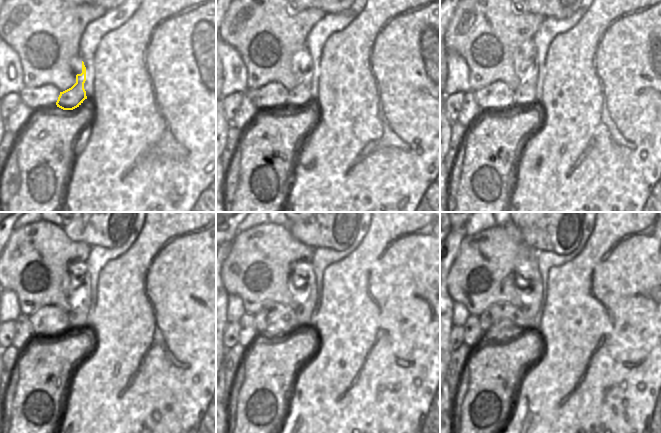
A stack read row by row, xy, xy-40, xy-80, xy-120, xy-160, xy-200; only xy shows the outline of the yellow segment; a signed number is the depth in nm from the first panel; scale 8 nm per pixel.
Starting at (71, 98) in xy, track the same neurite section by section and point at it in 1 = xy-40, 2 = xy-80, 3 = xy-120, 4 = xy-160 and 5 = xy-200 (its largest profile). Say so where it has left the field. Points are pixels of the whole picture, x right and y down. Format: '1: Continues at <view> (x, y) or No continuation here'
1: Continues at xy-40 (299, 96)
2: Continues at xy-80 (524, 95)
3: Continues at xy-120 (78, 315)
4: Continues at xy-160 (305, 283)
5: Continues at xy-200 (526, 265)

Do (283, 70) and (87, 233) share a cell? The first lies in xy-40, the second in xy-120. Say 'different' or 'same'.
different

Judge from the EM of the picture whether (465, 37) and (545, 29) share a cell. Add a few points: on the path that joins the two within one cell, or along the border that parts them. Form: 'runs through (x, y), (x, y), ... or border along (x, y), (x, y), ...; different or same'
border along (544, 18), (531, 39); different

